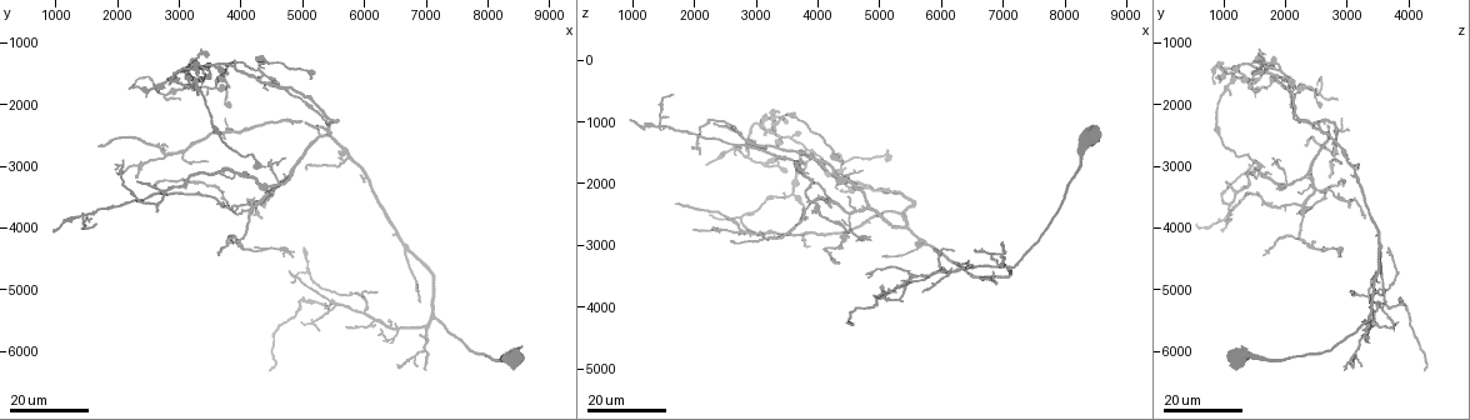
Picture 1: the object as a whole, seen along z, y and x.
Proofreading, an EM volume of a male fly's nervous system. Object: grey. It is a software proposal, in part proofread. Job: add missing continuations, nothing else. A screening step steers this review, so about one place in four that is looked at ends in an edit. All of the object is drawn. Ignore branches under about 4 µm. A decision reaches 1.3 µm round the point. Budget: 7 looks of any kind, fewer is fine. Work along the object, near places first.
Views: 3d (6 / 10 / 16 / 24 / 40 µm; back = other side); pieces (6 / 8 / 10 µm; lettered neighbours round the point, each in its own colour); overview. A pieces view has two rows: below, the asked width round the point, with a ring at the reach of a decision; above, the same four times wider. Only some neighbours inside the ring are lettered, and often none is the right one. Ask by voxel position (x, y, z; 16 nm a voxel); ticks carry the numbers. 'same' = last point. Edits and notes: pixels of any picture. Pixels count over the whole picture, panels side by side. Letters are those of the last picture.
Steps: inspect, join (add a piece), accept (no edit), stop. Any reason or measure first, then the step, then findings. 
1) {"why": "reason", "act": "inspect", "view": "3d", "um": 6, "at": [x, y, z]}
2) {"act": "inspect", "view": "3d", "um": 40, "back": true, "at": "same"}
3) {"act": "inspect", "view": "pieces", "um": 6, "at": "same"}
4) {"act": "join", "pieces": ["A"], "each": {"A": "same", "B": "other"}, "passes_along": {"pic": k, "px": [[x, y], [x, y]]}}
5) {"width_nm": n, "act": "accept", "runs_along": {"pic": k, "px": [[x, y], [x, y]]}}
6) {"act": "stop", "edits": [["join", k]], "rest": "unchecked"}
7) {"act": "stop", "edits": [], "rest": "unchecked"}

{"why": "free end", "act": "inspect", "view": "3d", "um": 24, "at": [2100, 2900, 1500]}

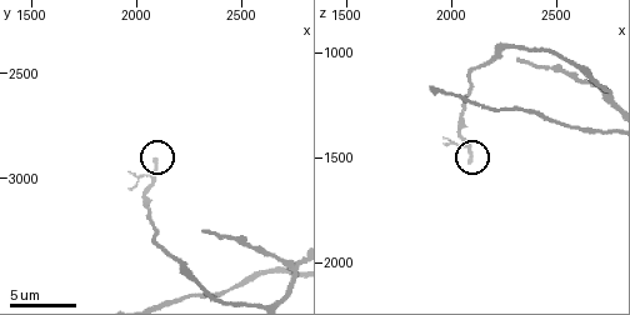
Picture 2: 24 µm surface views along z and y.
{"act": "inspect", "view": "pieces", "um": 10, "at": [2090, 2910, 1520]}

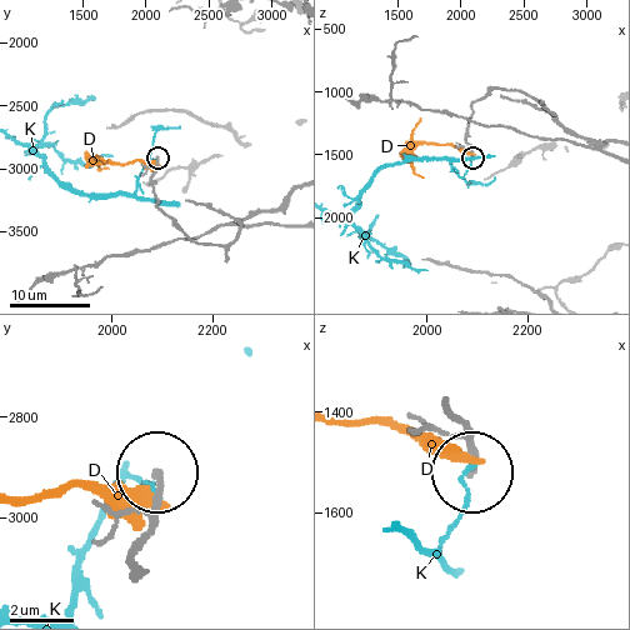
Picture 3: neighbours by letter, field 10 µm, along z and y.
{"act": "accept", "each": {"D": "other", "K": "other"}, "found": "none of them fits"}

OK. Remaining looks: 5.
{"why": "thick end", "act": "inspect", "view": "3d", "um": 16, "at": [2300, 3200, 2750]}

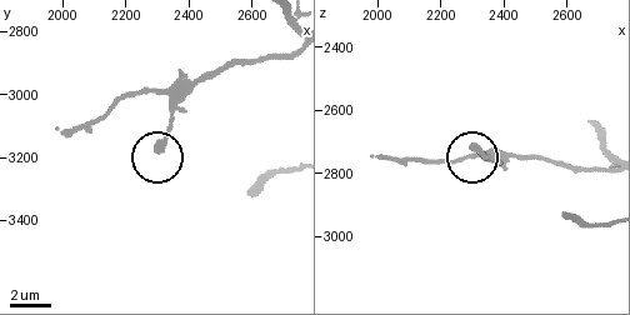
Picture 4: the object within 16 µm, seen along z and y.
{"act": "inspect", "view": "pieces", "um": 10, "at": [2300, 3170, 2720]}

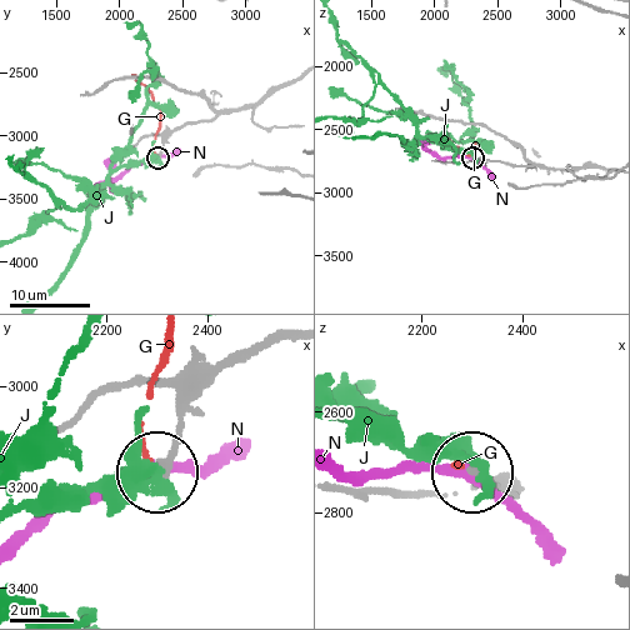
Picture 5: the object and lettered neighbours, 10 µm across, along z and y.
{"width_nm": 350, "act": "accept", "each": {"G": "other", "J": "other", "N": "other"}, "found": "none of them fits"}

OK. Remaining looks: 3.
{"why": "branch stops here", "act": "inspect", "view": "3d", "um": 16, "at": [1700, 2650, 2300]}

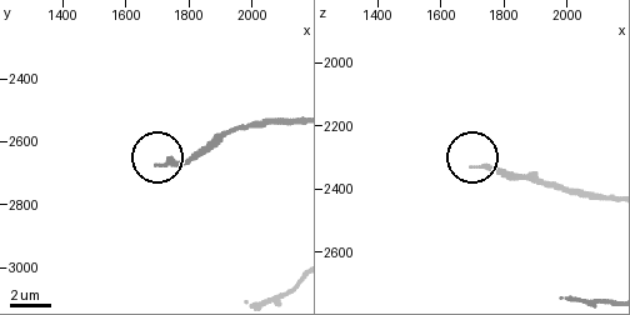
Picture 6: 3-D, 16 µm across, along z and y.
{"act": "inspect", "view": "pieces", "um": 10, "at": [1710, 2680, 2330]}

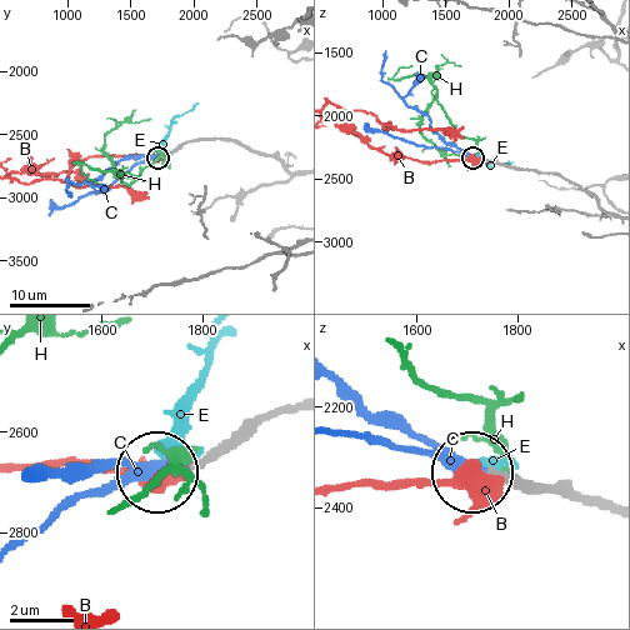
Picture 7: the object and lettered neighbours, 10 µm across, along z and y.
{"act": "join", "pieces": ["C"], "each": {"B": "other", "C": "same", "E": "other", "H": "other"}, "passes_along": {"pic": 7, "px": [[495, 163], [468, 156], [448, 143], [384, 80], [384, 59]]}, "found": "it goes on there"}

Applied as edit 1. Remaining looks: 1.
{"act": "stop", "edits": [["join", 7]], "rest": "unchecked"}

